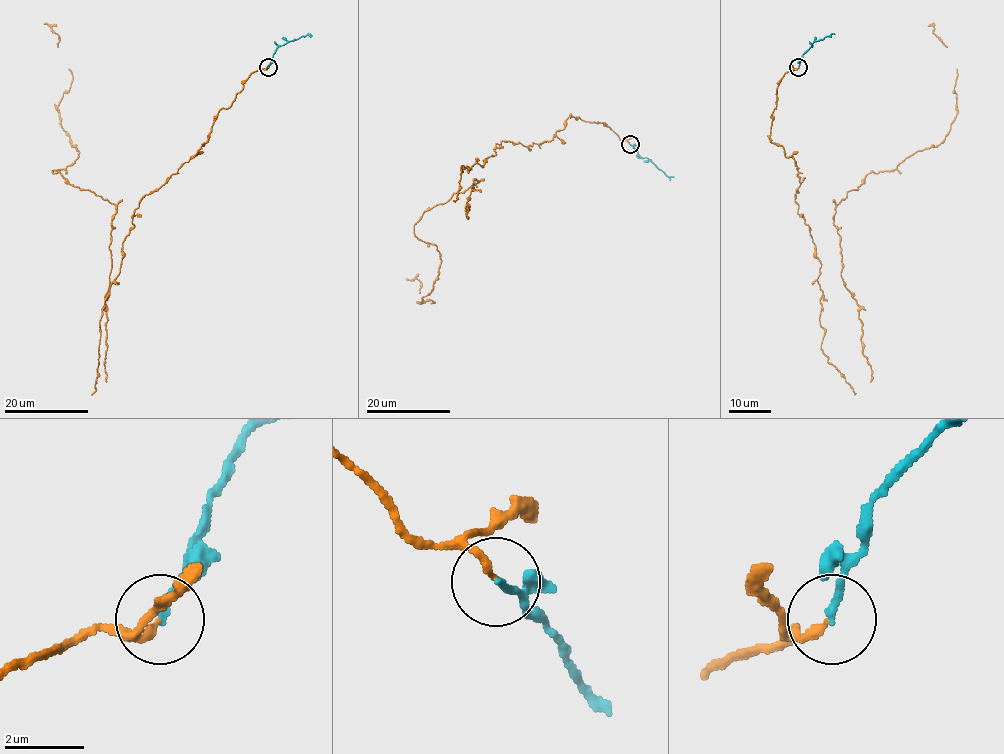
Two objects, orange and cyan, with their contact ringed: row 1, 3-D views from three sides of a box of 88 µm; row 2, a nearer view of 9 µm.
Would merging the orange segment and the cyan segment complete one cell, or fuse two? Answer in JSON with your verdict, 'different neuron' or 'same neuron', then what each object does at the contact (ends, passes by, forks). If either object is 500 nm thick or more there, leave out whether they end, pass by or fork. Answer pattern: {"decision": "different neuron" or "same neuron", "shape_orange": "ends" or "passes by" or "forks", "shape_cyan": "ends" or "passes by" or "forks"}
{"decision": "same neuron", "shape_orange": "ends", "shape_cyan": "ends"}

